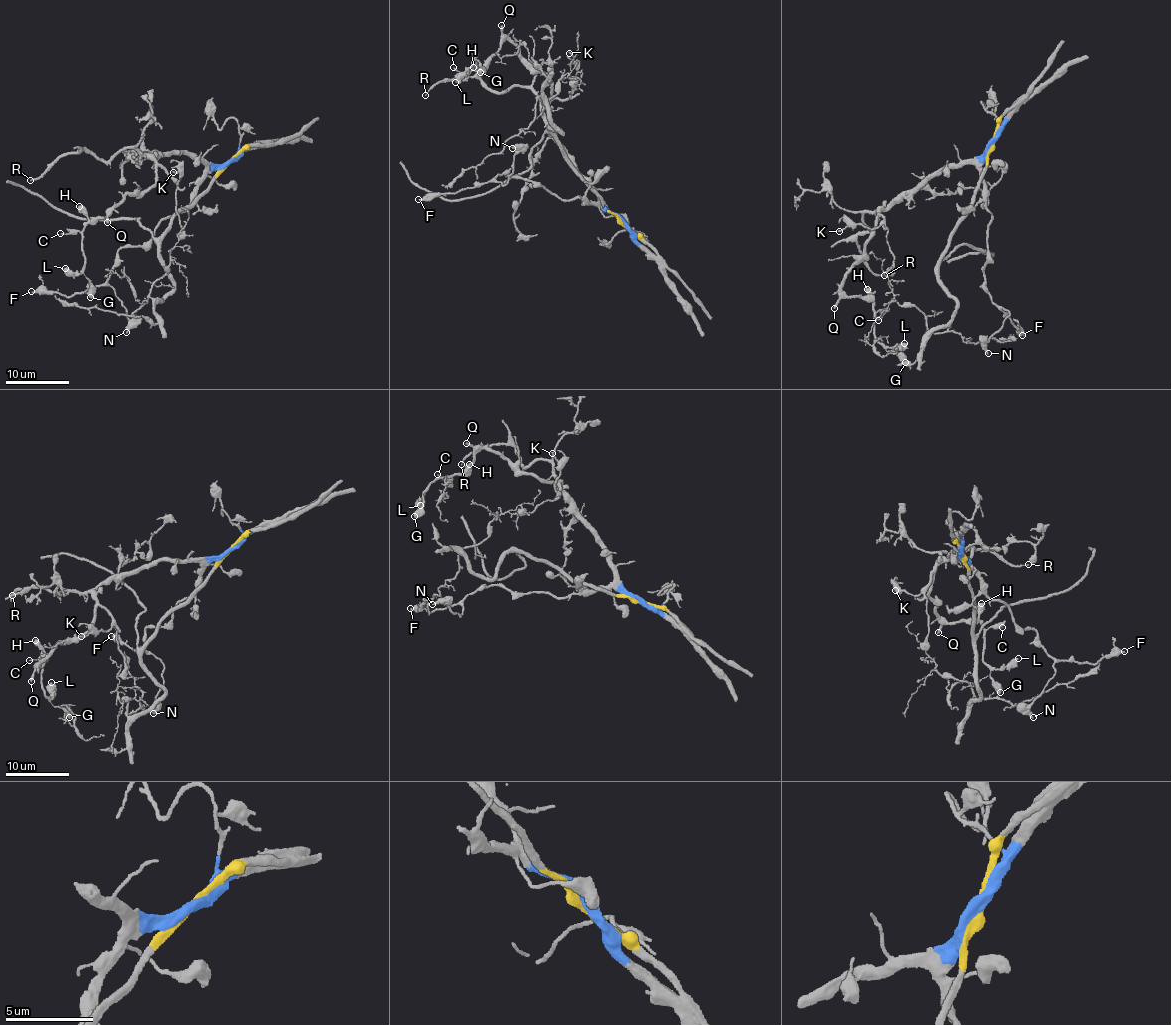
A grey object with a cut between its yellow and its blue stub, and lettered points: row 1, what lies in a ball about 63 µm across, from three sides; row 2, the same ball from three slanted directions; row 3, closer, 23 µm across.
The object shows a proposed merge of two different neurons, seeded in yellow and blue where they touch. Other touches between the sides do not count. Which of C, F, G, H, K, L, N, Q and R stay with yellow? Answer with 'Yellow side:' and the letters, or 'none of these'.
Yellow side: none of these

